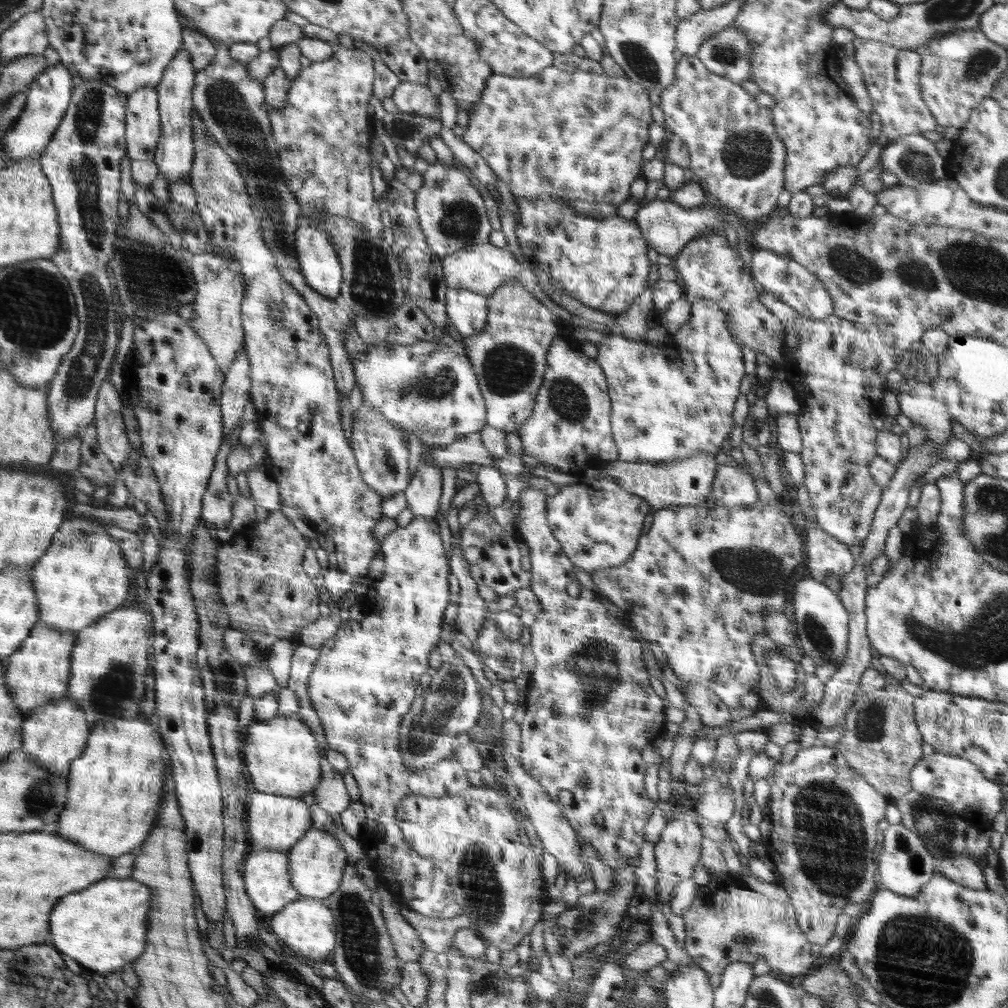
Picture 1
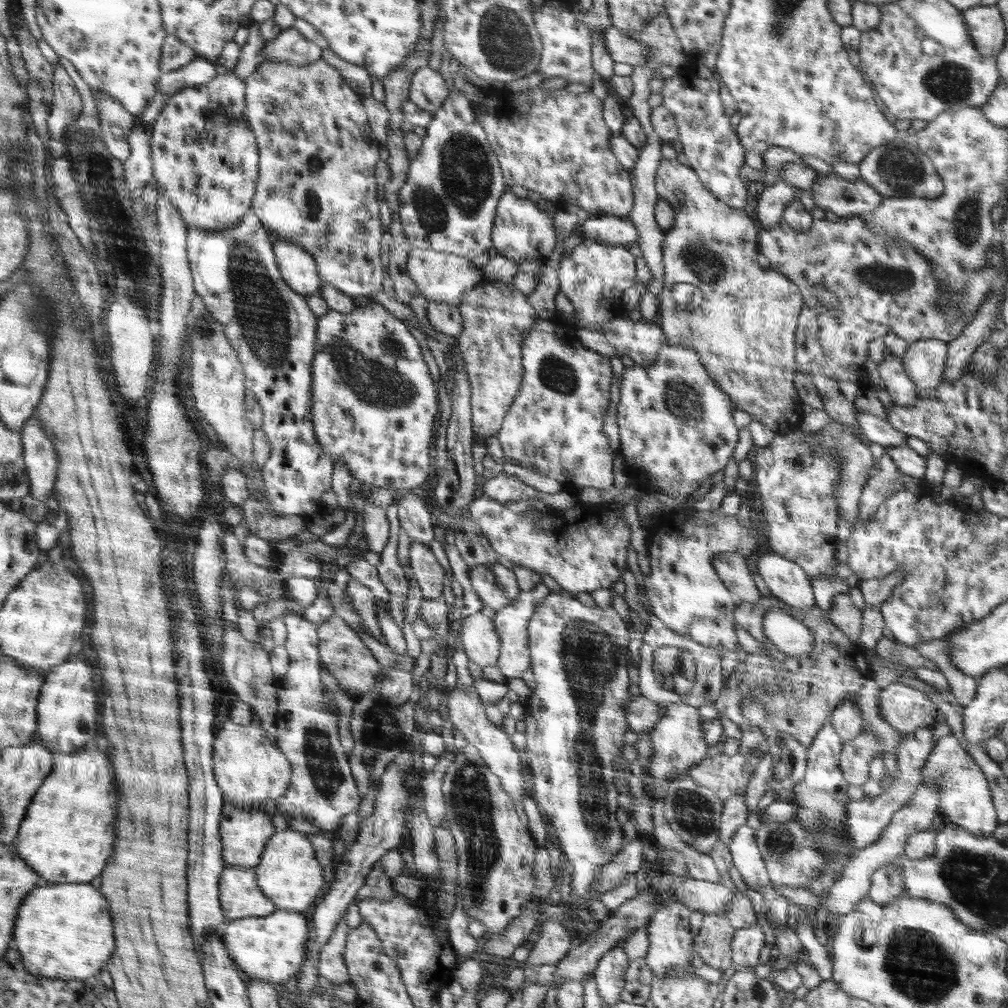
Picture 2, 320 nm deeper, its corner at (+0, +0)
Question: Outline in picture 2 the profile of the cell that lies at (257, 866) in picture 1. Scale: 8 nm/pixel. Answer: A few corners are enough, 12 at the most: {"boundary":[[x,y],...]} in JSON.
{"boundary":[[226,865],[220,907],[227,922],[278,909],[254,867]]}

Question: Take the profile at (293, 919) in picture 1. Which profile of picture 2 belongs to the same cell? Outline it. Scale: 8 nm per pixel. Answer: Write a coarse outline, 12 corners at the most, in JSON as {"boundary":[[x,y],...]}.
{"boundary":[[308,920],[226,922],[233,962],[278,987],[306,958]]}

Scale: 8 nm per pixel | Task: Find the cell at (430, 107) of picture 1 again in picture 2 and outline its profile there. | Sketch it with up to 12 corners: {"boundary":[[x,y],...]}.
{"boundary":[[432,64],[413,72],[409,101],[435,113],[449,96]]}

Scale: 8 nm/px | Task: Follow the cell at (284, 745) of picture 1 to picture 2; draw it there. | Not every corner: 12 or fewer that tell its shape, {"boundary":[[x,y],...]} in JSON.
{"boundary":[[225,721],[214,778],[240,810],[284,796],[292,765],[261,725]]}

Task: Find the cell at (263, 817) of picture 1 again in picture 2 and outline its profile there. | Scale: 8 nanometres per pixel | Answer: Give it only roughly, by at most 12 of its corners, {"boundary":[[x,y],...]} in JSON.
{"boundary":[[264,806],[222,807],[227,866],[260,864],[276,830]]}

